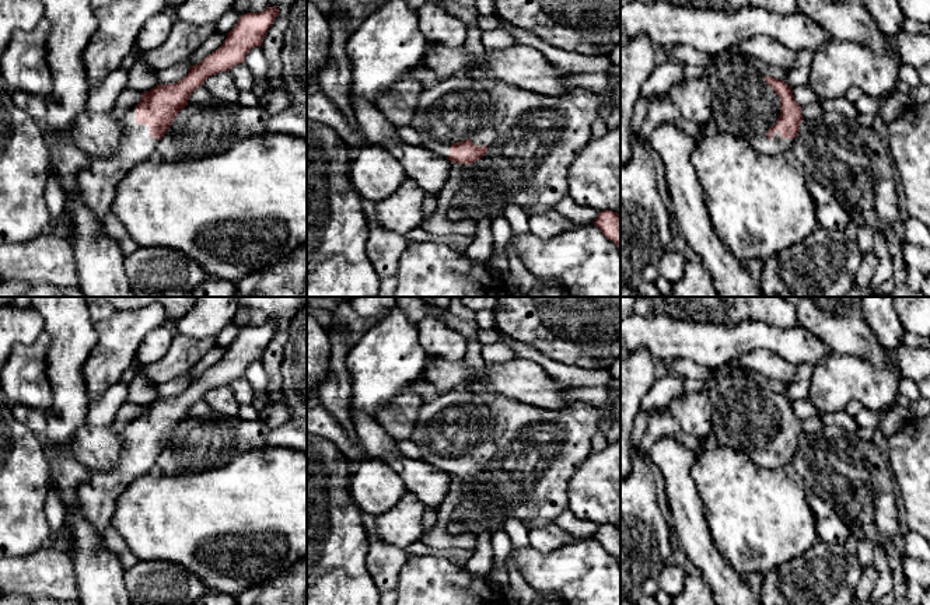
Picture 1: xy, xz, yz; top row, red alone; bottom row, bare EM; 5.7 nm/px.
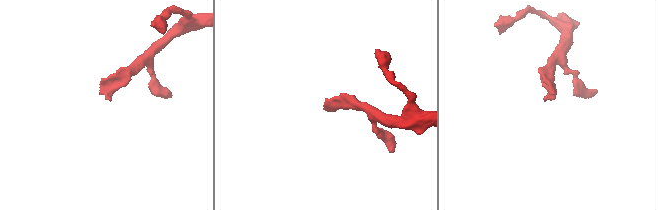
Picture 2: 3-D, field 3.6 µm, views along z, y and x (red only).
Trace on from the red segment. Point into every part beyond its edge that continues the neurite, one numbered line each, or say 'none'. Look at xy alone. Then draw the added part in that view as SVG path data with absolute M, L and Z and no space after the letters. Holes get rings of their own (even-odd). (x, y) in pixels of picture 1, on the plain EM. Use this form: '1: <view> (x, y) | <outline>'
1: xy (97, 497) | M136 422L119 431L119 462L108 471L90 469L88 480L77 487L76 499L84 520L102 534L111 524L120 493L139 476L155 471L161 454L150 451L148 438L136 437Z

